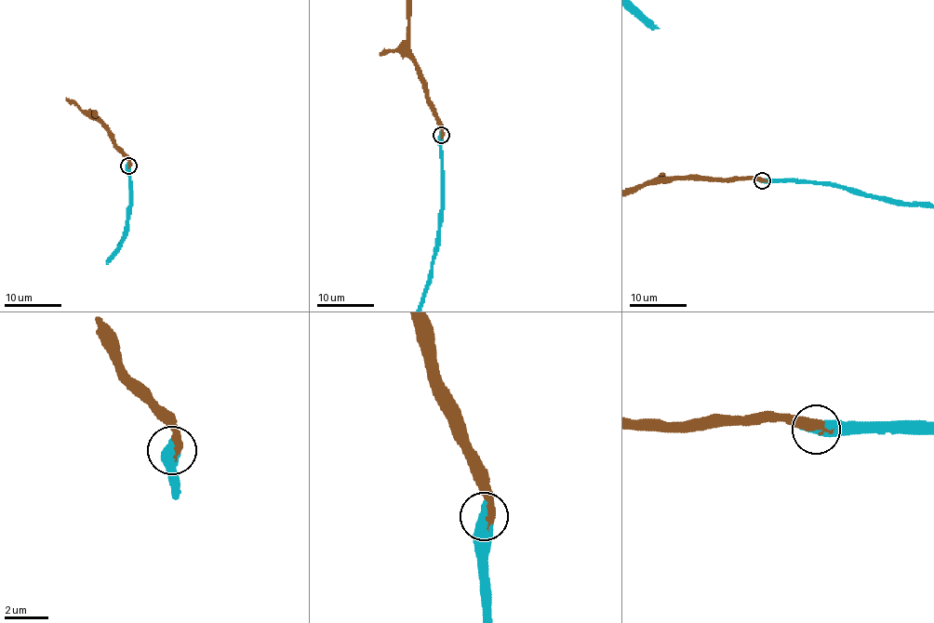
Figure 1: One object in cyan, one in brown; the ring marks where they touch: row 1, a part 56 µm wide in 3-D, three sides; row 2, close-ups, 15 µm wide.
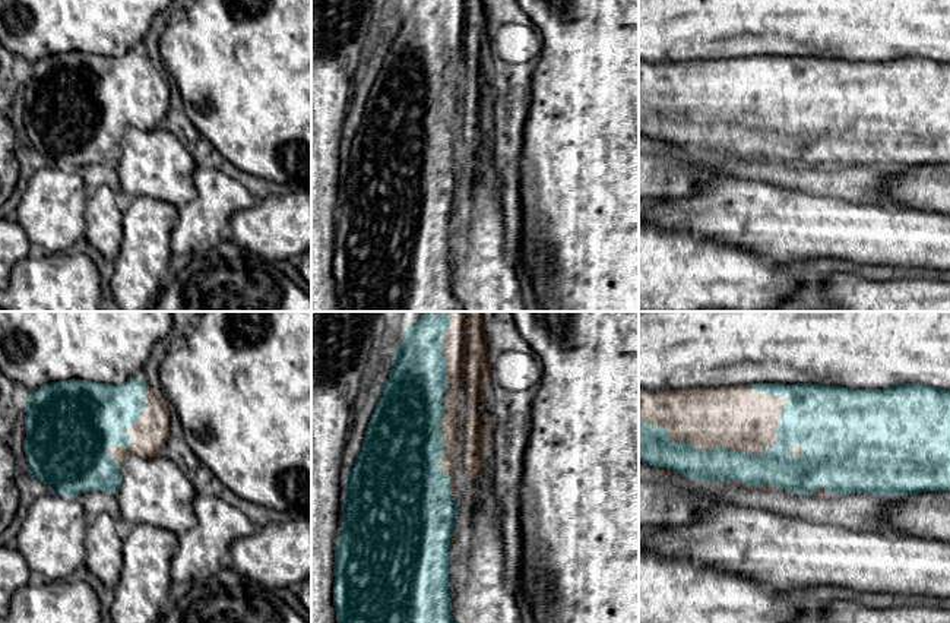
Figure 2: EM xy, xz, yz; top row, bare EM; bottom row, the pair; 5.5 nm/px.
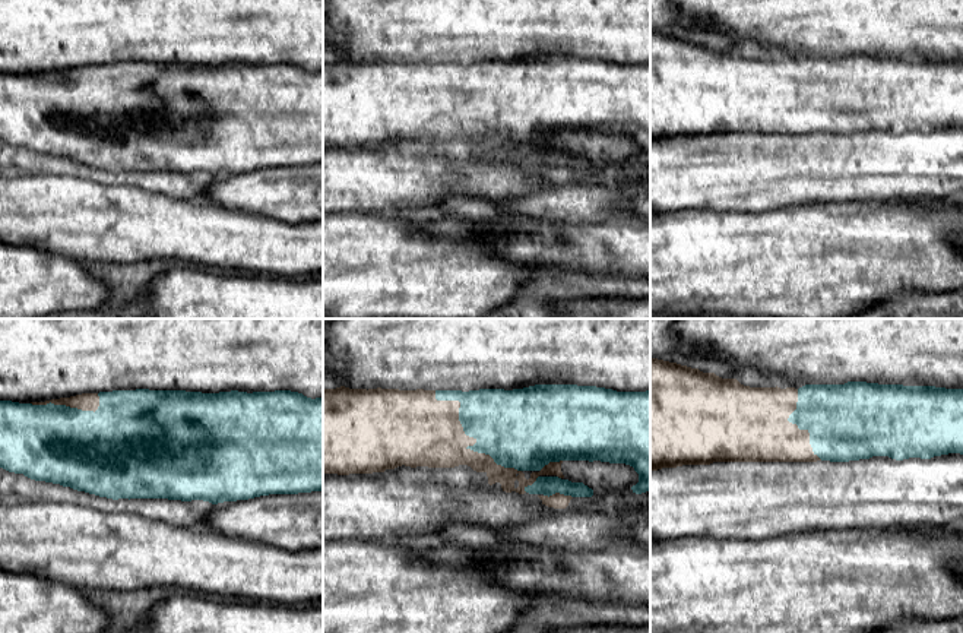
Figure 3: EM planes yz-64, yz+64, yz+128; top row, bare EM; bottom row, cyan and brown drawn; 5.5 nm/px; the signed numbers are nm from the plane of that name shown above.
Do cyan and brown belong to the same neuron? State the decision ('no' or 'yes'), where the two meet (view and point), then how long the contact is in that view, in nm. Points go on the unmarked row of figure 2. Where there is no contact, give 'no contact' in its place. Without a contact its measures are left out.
yes | yz (725, 120) | 800 nm

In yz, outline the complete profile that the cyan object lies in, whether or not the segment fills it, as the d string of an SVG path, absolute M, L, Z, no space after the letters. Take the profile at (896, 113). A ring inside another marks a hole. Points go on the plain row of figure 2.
M754 56L639 61L639 133L671 149L794 167L918 167L950 164L950 63L922 56L848 61L816 56Z

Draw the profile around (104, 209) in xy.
M108 186L88 190L85 240L105 259L114 262L123 241L123 202Z

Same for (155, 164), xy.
M162 124L155 130L129 127L120 148L117 174L123 199L153 197L180 209L197 196L196 162Z

